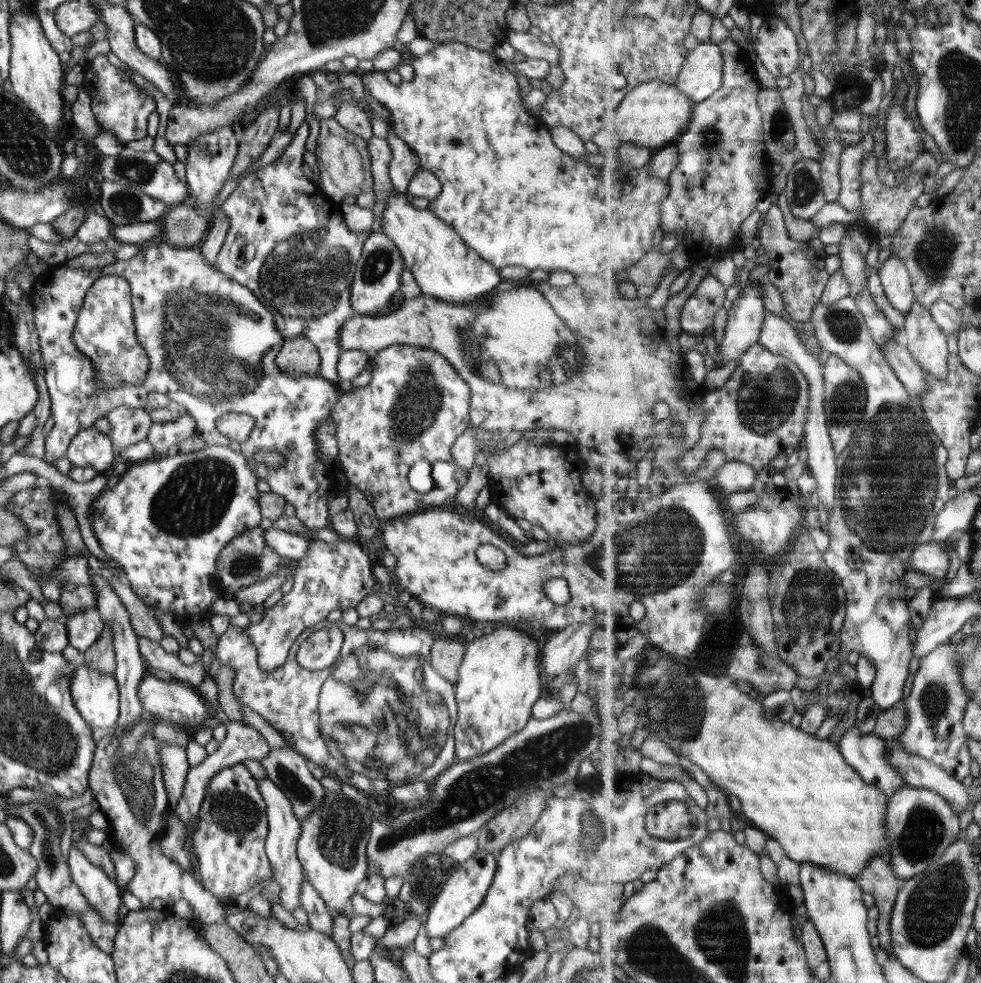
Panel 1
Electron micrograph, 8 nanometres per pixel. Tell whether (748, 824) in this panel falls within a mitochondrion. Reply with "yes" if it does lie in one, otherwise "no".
no

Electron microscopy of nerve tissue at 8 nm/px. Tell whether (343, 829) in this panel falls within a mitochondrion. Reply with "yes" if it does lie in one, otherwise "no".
yes

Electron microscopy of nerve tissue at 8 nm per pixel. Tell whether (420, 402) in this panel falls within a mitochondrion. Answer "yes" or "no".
yes

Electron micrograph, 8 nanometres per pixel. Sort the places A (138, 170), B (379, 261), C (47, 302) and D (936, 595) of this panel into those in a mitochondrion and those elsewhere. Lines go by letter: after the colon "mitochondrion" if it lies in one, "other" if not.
A: mitochondrion
B: mitochondrion
C: other
D: other

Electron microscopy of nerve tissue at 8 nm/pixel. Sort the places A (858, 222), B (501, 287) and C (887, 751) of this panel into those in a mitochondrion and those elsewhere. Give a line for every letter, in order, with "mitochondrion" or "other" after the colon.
A: other
B: other
C: other

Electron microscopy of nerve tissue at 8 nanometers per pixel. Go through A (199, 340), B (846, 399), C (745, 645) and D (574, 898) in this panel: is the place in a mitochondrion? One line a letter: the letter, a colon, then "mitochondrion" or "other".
A: mitochondrion
B: mitochondrion
C: other
D: other

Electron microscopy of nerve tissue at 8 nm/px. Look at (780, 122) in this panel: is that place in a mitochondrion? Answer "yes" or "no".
yes

